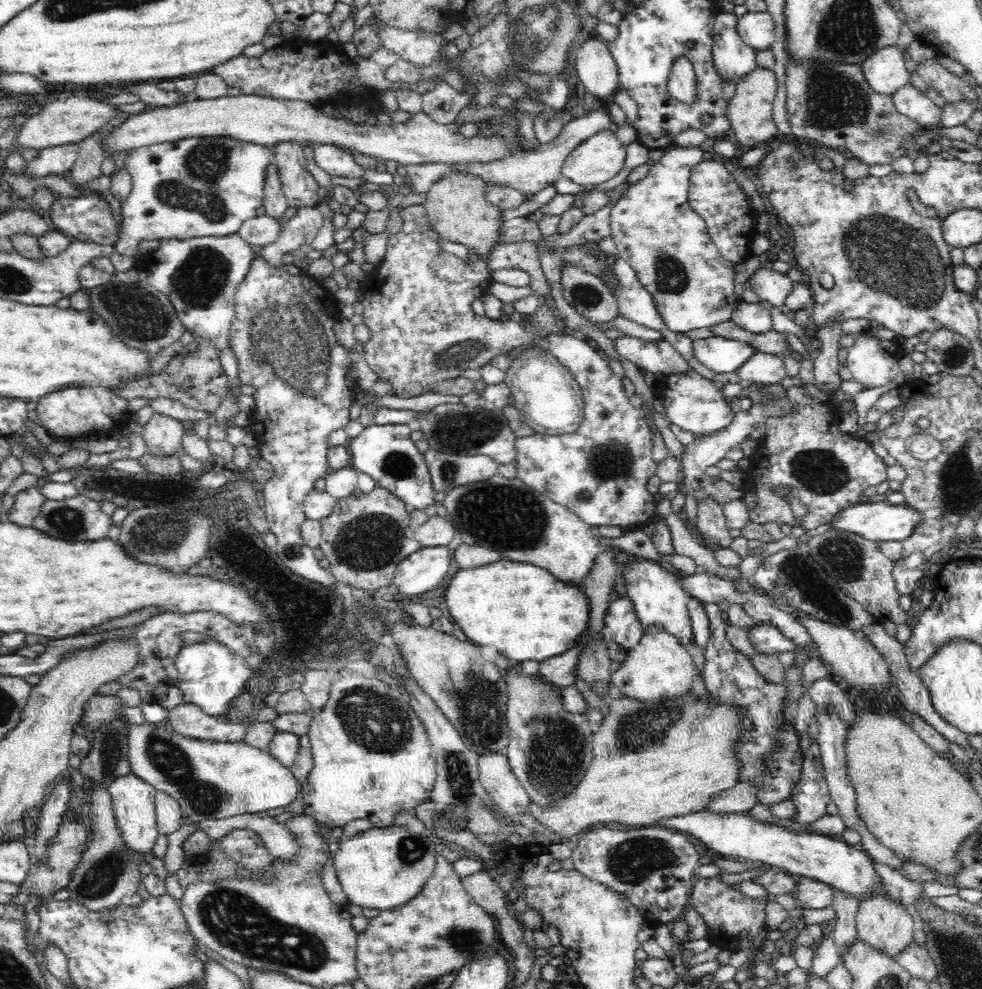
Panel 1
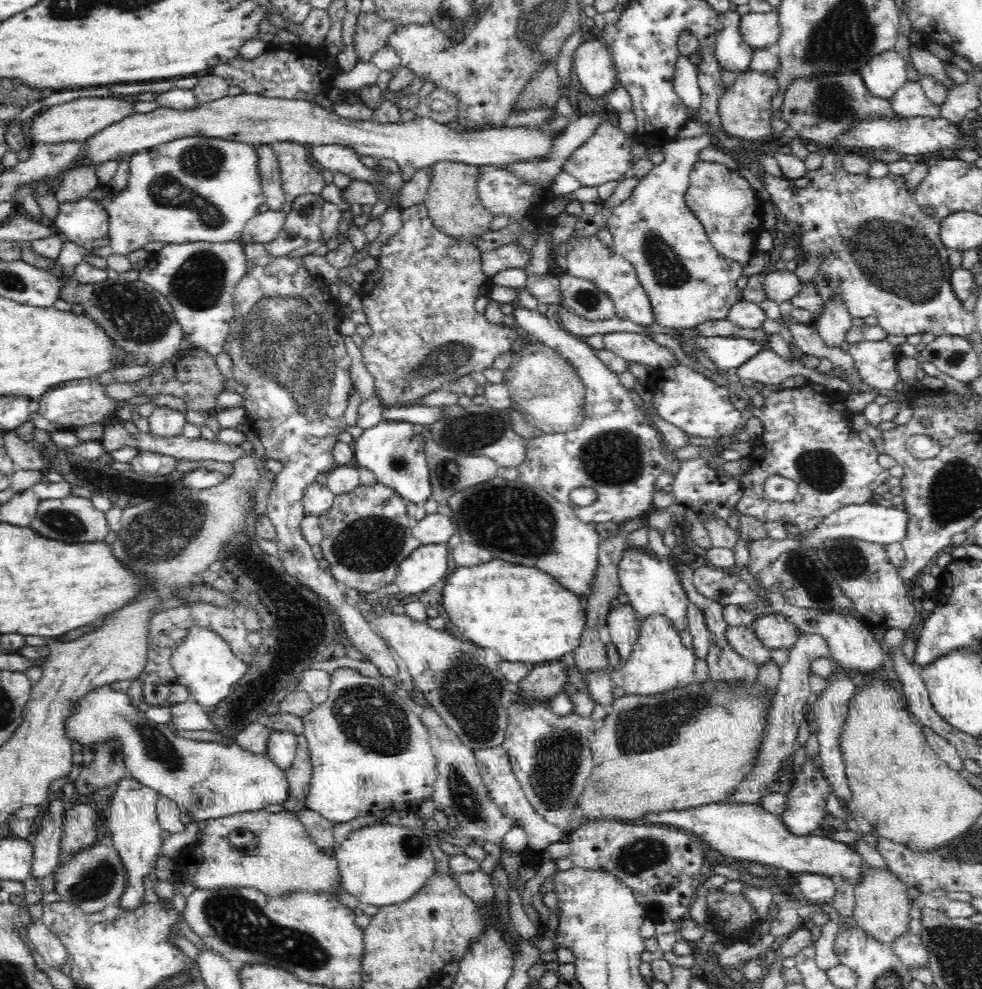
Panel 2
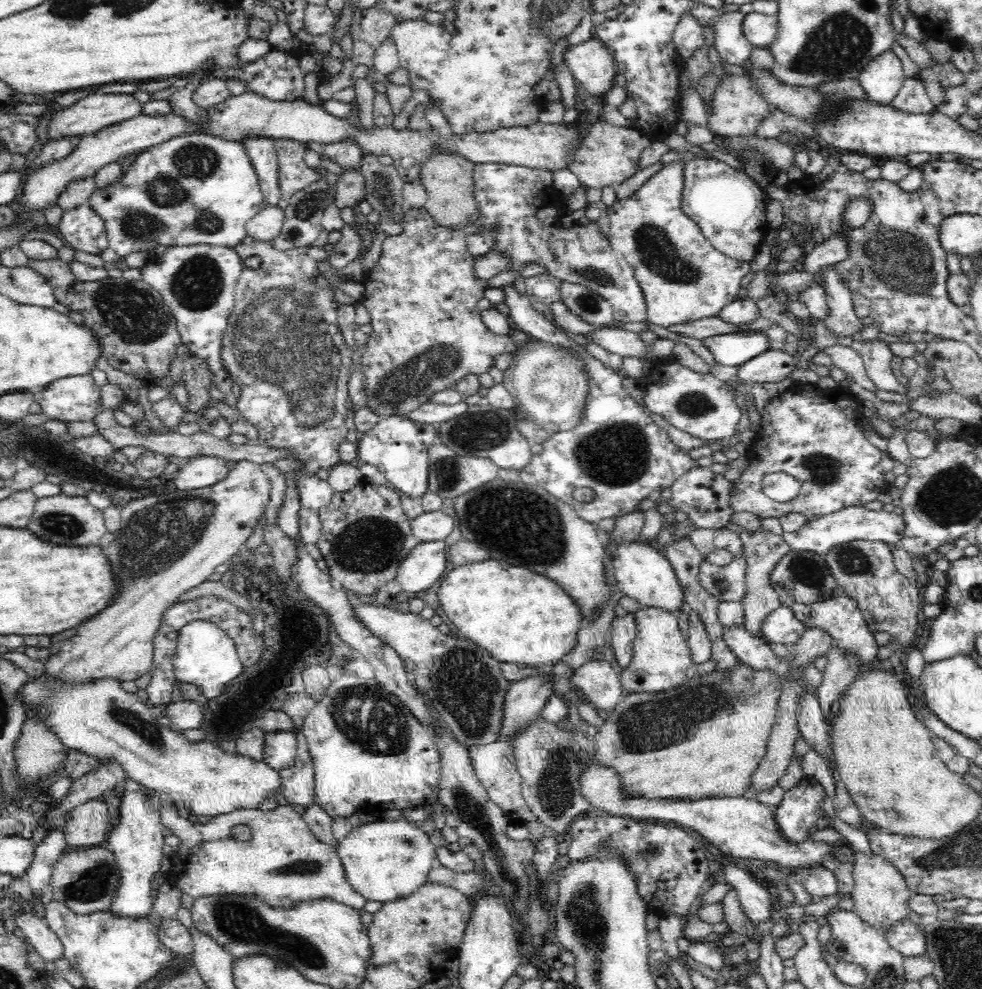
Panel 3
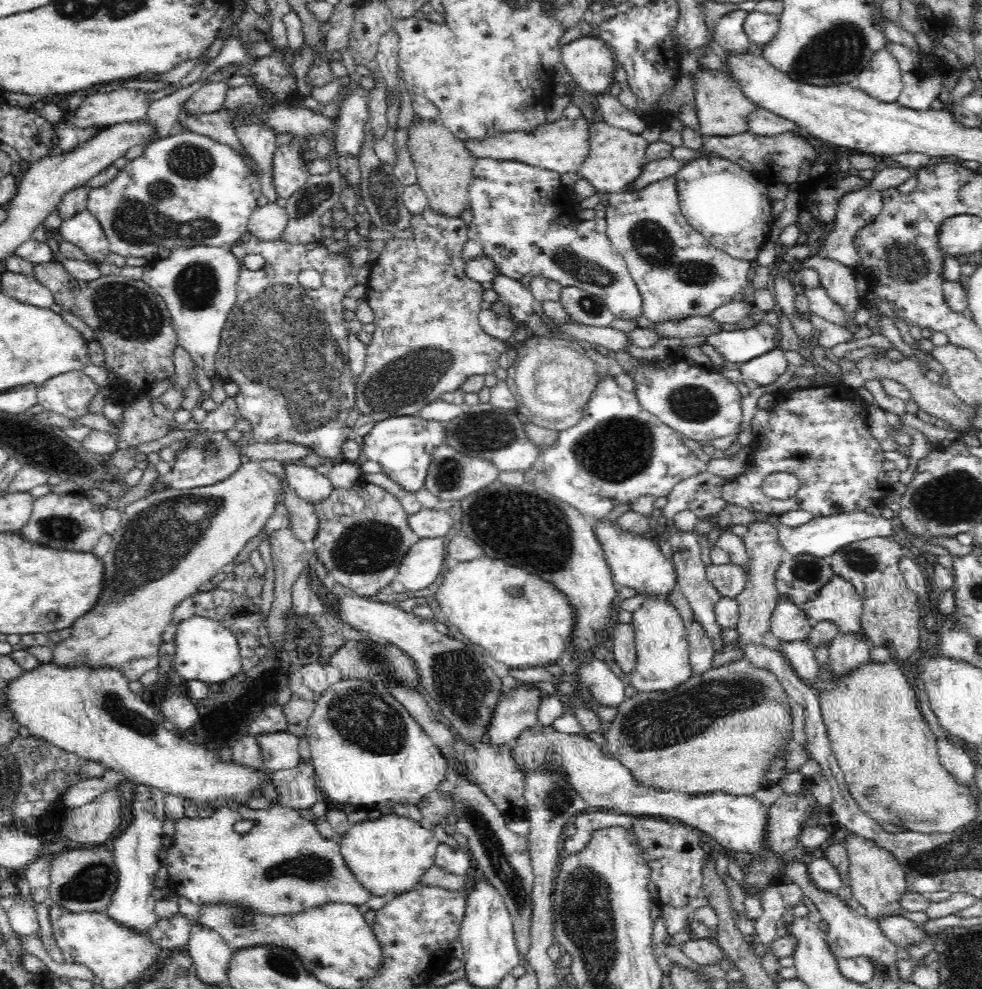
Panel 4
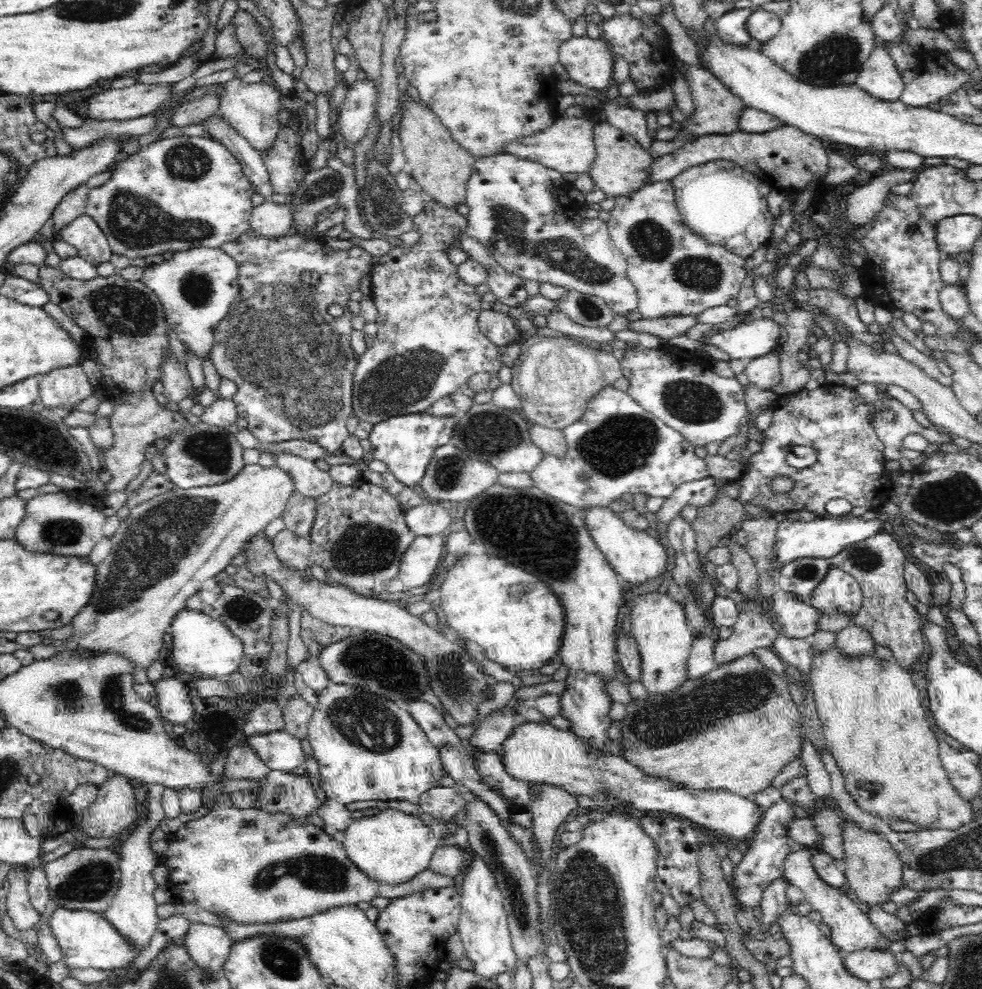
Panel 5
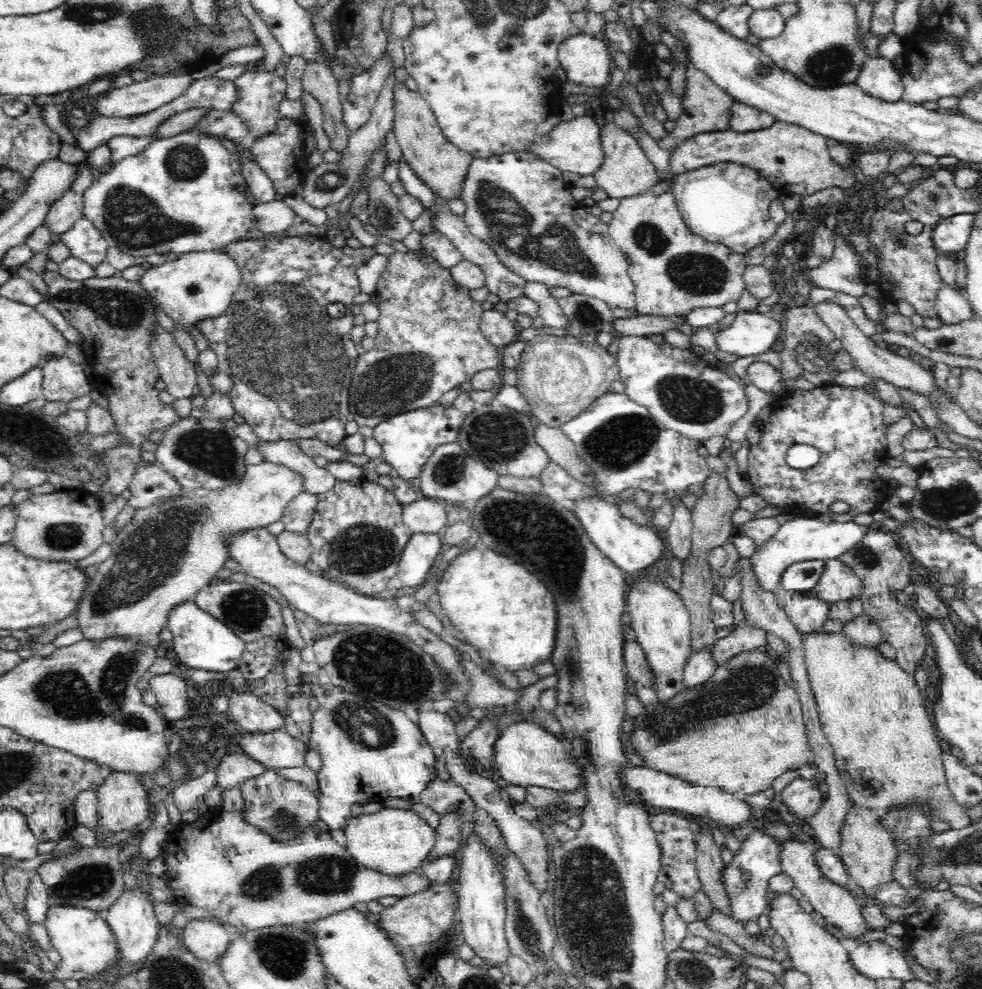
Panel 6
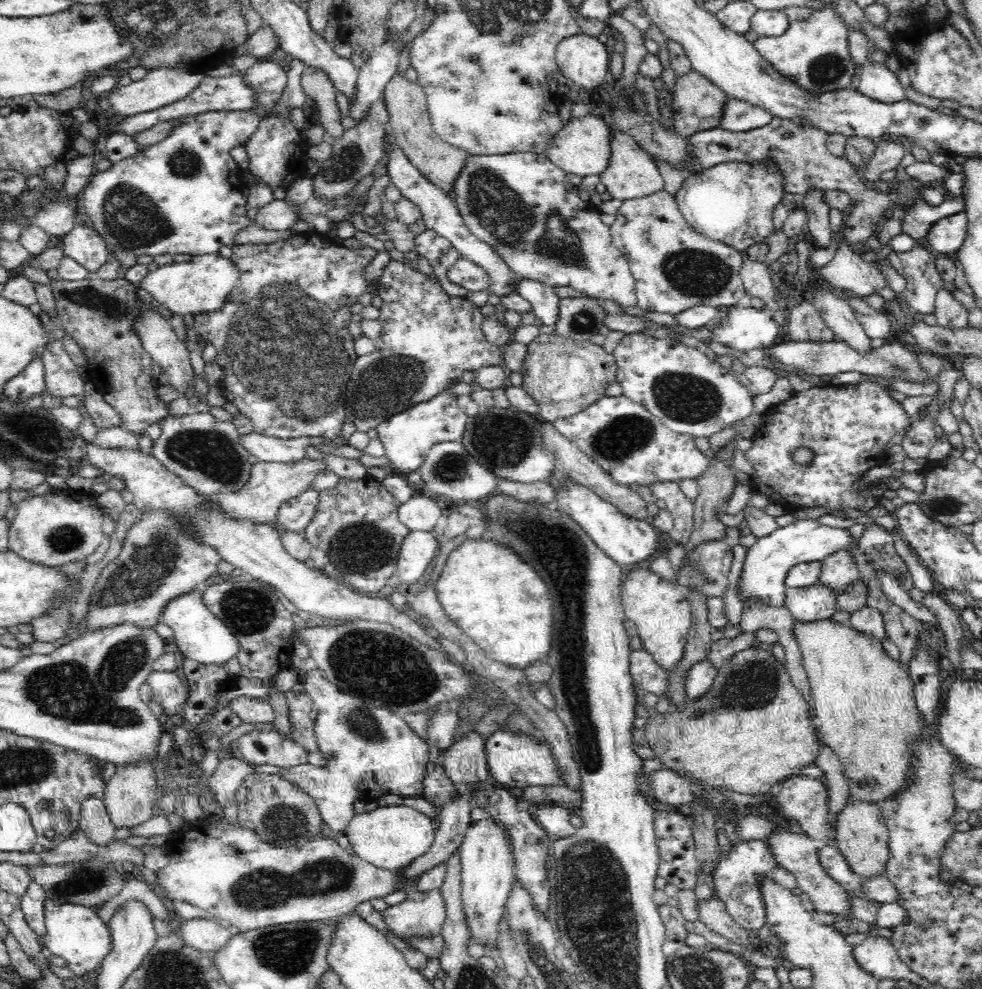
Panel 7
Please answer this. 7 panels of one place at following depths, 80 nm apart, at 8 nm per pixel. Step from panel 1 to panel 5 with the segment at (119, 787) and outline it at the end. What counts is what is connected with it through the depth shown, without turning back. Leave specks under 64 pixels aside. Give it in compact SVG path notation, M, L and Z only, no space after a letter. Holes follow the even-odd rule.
M148 785L148 800L144 802L146 824L138 826L136 832L122 844L122 848L120 848L120 854L122 854L122 860L120 860L121 884L110 907L101 913L118 931L118 934L128 938L129 942L132 942L133 946L140 947L140 950L144 950L148 946L159 924L158 904L152 895L157 888L156 882L152 880L152 870L156 868L156 864L162 863L162 857L150 852L150 832L152 832L152 828L158 826L160 820L165 819L162 802L160 802L160 796L163 796L164 790L164 786Z

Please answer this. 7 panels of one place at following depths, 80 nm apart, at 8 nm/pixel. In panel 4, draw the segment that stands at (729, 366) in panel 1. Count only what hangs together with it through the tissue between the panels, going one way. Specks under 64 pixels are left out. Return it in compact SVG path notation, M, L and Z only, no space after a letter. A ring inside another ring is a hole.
M759 323L744 330L712 334L706 338L706 344L714 347L725 361L744 364L779 348L776 346L778 331L778 326Z

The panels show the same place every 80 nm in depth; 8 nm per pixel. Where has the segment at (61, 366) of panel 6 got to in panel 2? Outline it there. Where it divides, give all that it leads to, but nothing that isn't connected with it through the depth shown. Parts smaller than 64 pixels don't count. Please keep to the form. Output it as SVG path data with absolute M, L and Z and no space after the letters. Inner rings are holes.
M94 380L68 381L56 388L49 390L42 398L38 400L40 409L39 416L44 419L62 426L62 428L74 428L74 426L86 426L86 424L94 424L100 420L106 420L110 416L110 410L114 410L114 406L118 408L118 401L110 398L105 393L105 386Z

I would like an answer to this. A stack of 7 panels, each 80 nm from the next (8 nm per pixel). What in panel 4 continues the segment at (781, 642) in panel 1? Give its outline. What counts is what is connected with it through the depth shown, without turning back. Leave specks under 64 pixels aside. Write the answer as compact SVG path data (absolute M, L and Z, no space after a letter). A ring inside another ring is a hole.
M779 595L779 601L770 618L770 633L779 641L804 641L812 624L802 607Z

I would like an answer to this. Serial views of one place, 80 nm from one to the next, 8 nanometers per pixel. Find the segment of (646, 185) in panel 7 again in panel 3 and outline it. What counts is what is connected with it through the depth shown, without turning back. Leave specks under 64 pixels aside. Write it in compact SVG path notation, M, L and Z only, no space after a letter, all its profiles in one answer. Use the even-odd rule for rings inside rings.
M598 121L589 126L578 150L572 154L567 168L578 175L583 187L615 188L638 170L642 151L650 146L651 140L642 135L638 129L612 126L606 121Z

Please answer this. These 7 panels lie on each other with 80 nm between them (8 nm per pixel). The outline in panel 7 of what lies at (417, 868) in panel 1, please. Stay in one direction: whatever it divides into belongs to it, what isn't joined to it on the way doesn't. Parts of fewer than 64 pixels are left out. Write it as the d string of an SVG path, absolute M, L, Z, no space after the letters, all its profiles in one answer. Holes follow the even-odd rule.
M407 805L379 806L372 812L356 814L346 835L352 852L363 861L390 872L400 872L421 857L432 845L437 832L433 820Z

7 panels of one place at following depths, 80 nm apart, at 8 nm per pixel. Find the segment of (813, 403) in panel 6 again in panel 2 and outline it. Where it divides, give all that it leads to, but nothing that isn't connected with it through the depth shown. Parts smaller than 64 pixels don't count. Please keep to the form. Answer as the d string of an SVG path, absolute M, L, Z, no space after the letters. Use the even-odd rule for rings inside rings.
M808 383L801 387L782 388L781 391L767 389L762 392L757 415L764 428L762 436L753 441L751 453L747 456L751 467L740 476L739 484L743 491L735 504L736 510L763 523L773 520L782 524L793 522L800 532L804 532L816 528L829 514L843 506L864 504L875 498L874 490L890 475L888 469L878 465L879 453L874 445L864 443L851 427L849 421L854 413L846 407L844 400L846 394L834 389L816 392ZM772 475L784 476L798 483L798 492L792 502L780 503L767 497L763 491L764 481Z

